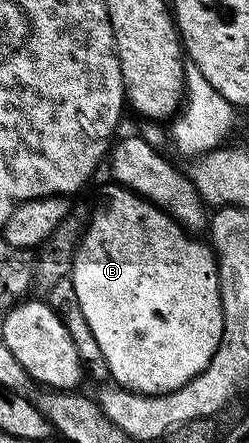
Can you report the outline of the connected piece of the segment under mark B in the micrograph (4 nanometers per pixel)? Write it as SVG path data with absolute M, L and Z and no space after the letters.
M113 181L99 195L100 203L94 204L91 213L91 224L83 239L78 240L79 256L75 264L70 264L69 278L73 281L73 289L77 289L77 301L81 305L81 313L85 313L85 321L89 321L89 329L93 329L93 337L97 337L97 345L101 345L101 353L105 353L105 361L109 361L111 379L124 391L135 391L139 395L164 395L170 391L181 389L197 373L201 373L209 365L213 353L223 336L223 310L221 309L221 293L219 292L219 261L214 251L205 247L204 240L187 231L175 219L172 219L160 207L149 200L136 195L127 187Z

